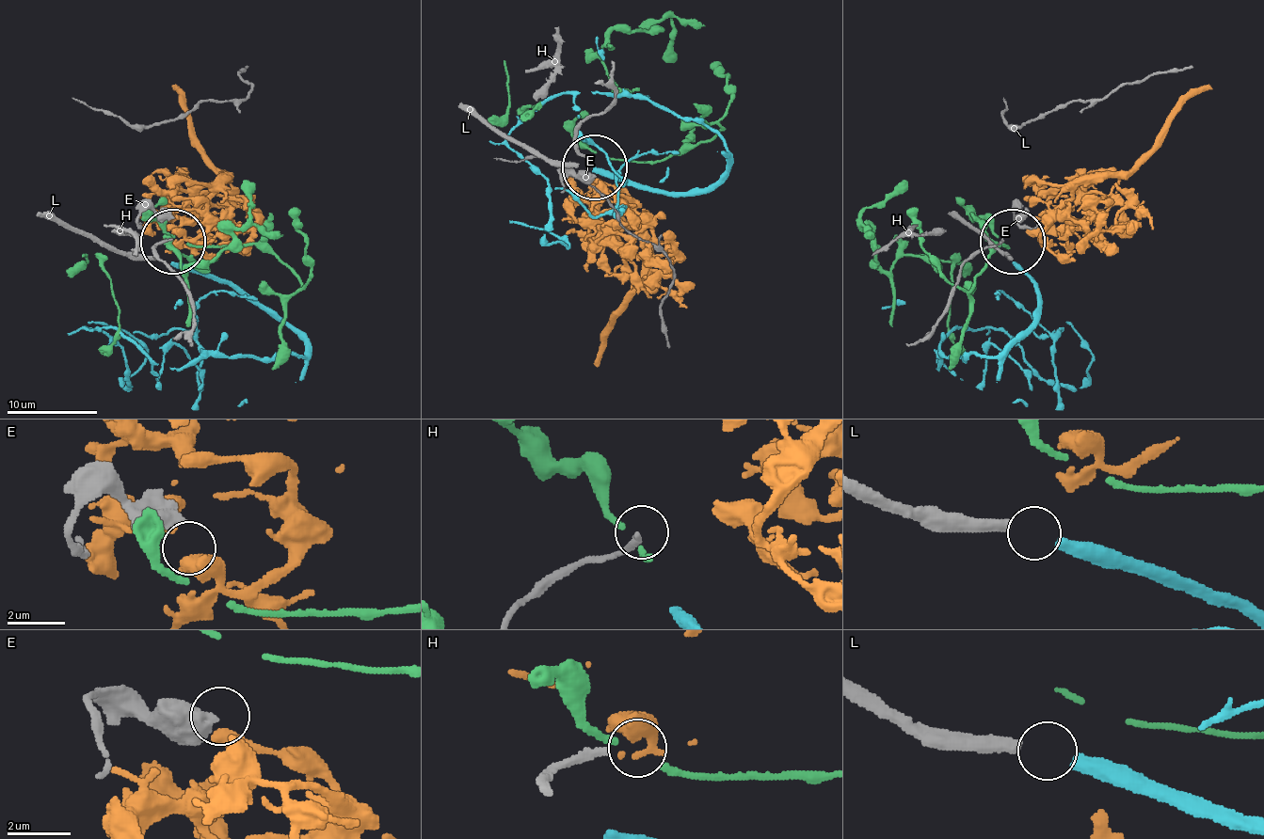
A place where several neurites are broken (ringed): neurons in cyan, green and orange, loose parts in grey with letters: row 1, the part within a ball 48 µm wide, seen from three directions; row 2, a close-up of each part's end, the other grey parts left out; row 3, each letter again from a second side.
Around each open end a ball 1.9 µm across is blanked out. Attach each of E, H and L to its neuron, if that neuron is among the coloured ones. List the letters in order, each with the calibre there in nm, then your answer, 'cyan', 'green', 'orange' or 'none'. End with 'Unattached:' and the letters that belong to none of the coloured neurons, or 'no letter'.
E: 480 nm | orange
H: 190 nm | none
L: 400 nm | cyan
Unattached: H

